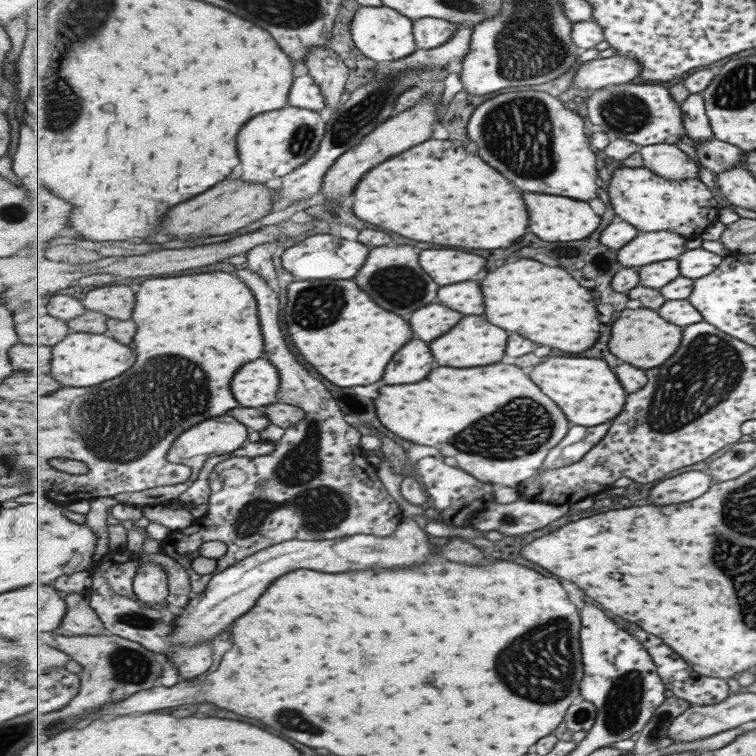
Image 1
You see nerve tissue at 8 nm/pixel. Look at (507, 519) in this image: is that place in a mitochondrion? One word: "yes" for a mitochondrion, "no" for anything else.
yes

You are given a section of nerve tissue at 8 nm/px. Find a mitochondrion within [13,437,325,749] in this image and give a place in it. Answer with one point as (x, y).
(129, 666)

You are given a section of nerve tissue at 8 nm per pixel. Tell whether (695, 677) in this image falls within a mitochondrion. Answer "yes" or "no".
no

